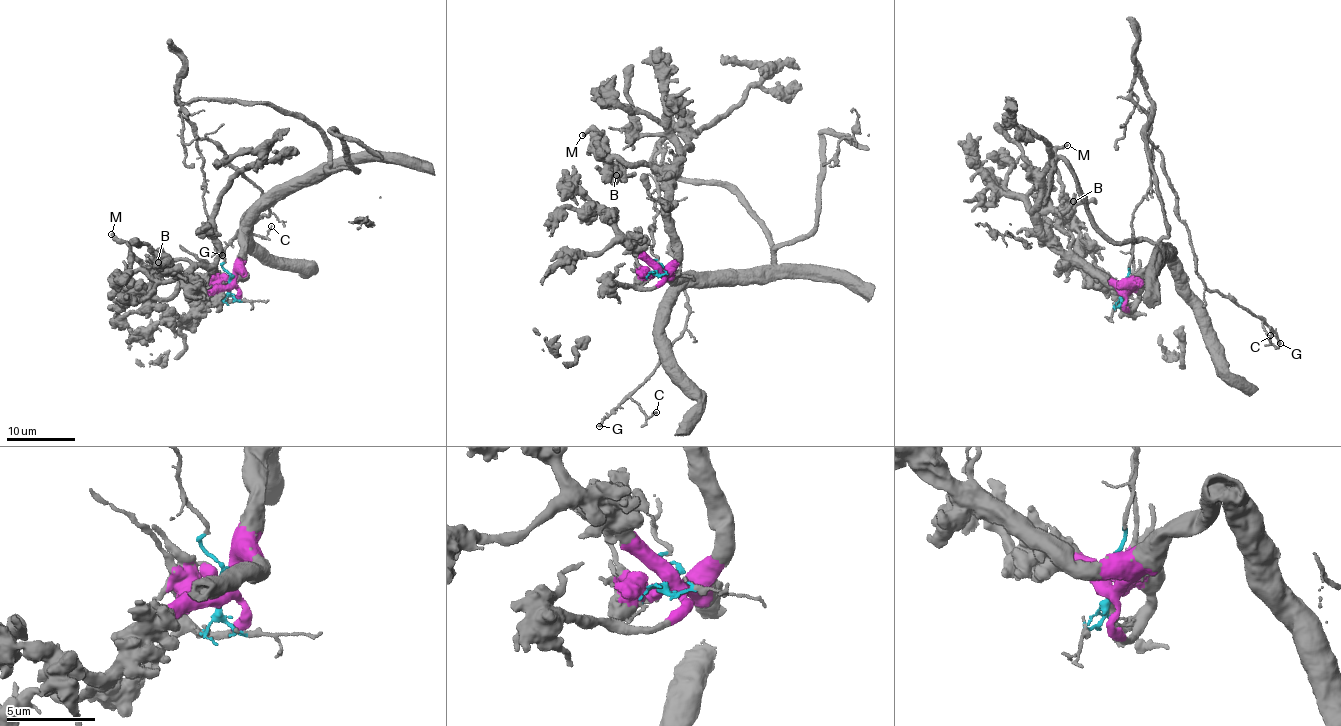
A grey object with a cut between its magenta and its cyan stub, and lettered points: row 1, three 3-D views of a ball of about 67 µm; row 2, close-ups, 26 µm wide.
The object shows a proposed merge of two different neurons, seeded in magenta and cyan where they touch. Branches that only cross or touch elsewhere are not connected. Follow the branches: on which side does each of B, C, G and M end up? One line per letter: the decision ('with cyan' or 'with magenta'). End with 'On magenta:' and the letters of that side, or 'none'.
B: with magenta
C: with cyan
G: with cyan
M: with magenta
On magenta: B, M

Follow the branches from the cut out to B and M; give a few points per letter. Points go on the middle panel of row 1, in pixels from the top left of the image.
B: (657, 272), (675, 259), (668, 222), (672, 197), (659, 172), (649, 167), (615, 158), (608, 170), (615, 175)
M: (657, 272), (675, 259), (668, 222), (672, 197), (659, 172), (615, 158), (613, 168), (597, 131), (583, 135)

